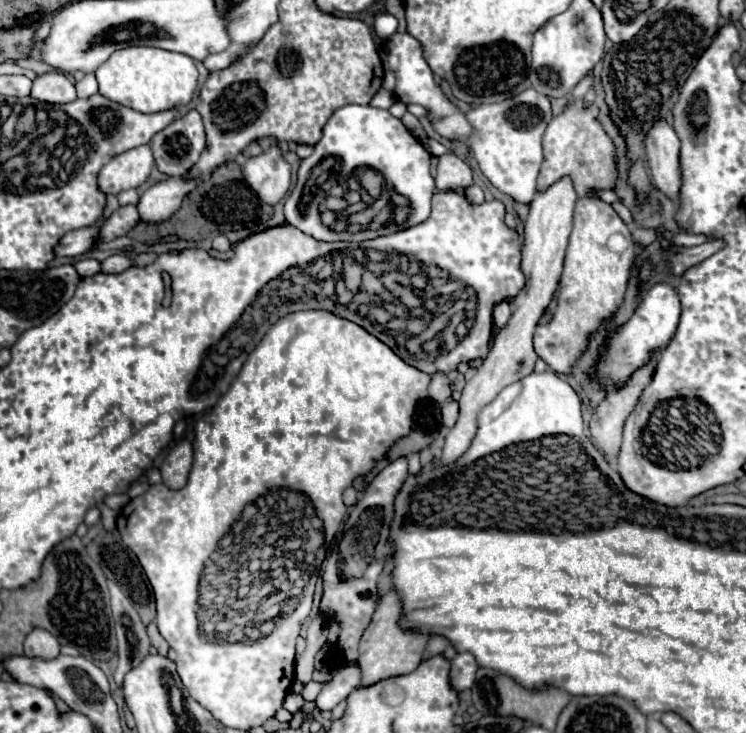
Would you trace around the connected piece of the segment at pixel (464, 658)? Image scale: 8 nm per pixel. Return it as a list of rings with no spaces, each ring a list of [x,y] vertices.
[[[470,653],[456,655],[450,663],[450,685],[452,685],[452,689],[456,689],[458,693],[470,689],[474,683],[476,671],[478,671],[478,665]]]

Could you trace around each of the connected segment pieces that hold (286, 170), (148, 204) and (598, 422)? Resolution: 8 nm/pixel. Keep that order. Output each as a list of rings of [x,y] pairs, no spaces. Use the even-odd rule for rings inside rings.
[[[272,143],[260,155],[250,157],[242,165],[242,175],[246,183],[268,205],[276,205],[284,199],[290,189],[290,173],[292,165],[284,159],[278,143]]]
[[[170,177],[162,183],[152,185],[140,197],[138,213],[142,221],[166,221],[182,203],[184,195],[188,195],[196,187],[196,179],[186,177]]]
[[[656,355],[652,357],[650,365],[646,365],[644,369],[638,369],[632,375],[626,387],[610,391],[590,421],[590,435],[594,437],[596,447],[604,451],[608,459],[618,455],[618,449],[622,443],[622,425],[626,417],[632,413],[632,409],[636,407],[644,387],[650,383],[654,361],[656,361]]]

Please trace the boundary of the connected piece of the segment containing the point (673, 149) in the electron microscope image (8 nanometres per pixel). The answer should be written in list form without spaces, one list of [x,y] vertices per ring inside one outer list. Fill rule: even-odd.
[[[658,119],[650,125],[646,139],[646,159],[652,171],[654,185],[668,195],[670,199],[678,199],[680,191],[680,141],[674,133],[674,129]]]

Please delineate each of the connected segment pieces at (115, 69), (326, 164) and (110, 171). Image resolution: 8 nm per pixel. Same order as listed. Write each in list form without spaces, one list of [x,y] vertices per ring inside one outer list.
[[[126,47],[114,51],[110,59],[96,69],[100,95],[140,113],[158,113],[188,105],[198,87],[198,71],[192,57],[158,47]]]
[[[346,105],[346,107],[340,107],[332,117],[330,121],[326,123],[324,127],[324,135],[322,139],[316,143],[314,147],[314,153],[310,157],[306,157],[298,169],[298,181],[296,181],[296,187],[294,191],[290,193],[290,197],[286,199],[284,203],[284,215],[286,215],[286,221],[294,227],[298,227],[300,231],[312,235],[314,239],[318,241],[366,241],[366,239],[374,239],[374,237],[380,237],[382,233],[380,231],[362,231],[362,233],[334,233],[332,229],[326,229],[326,225],[320,221],[320,211],[318,211],[318,205],[320,201],[328,195],[328,191],[342,183],[356,167],[372,167],[374,171],[382,173],[382,177],[386,179],[386,183],[390,183],[400,195],[404,195],[410,205],[412,205],[412,213],[410,213],[410,219],[406,221],[406,227],[414,227],[414,225],[420,225],[422,221],[426,221],[430,217],[430,201],[432,201],[432,195],[434,195],[434,179],[430,175],[430,159],[432,155],[422,147],[422,143],[404,127],[404,123],[400,119],[396,119],[394,115],[390,115],[390,111],[386,109],[374,109],[370,105]]]
[[[140,145],[116,155],[100,169],[98,185],[106,195],[118,195],[124,189],[140,187],[154,167],[150,145]]]

